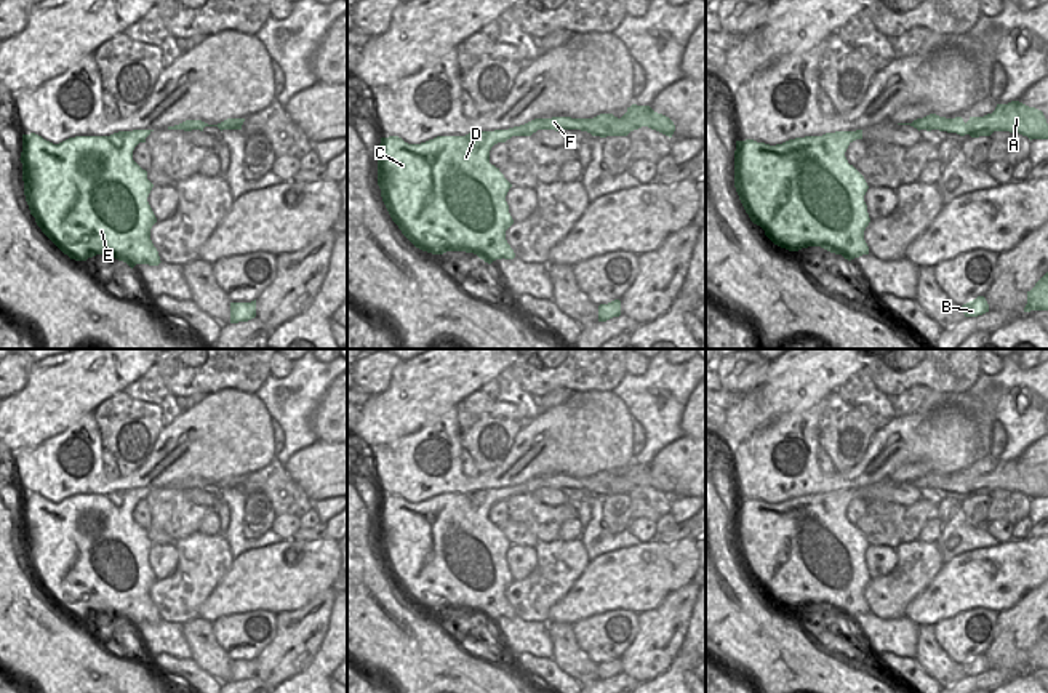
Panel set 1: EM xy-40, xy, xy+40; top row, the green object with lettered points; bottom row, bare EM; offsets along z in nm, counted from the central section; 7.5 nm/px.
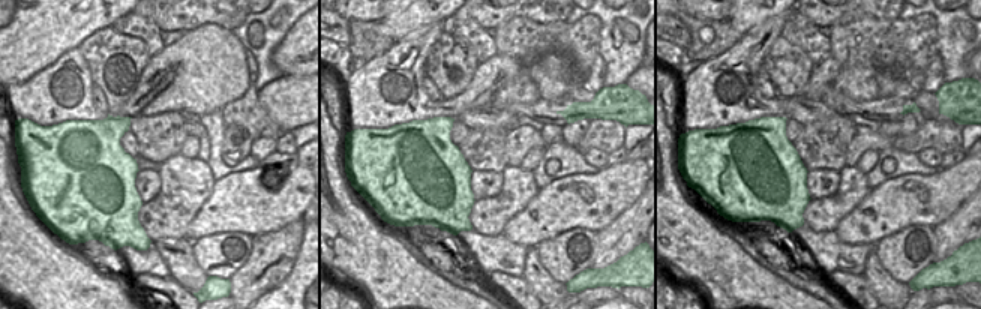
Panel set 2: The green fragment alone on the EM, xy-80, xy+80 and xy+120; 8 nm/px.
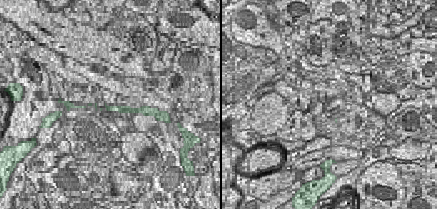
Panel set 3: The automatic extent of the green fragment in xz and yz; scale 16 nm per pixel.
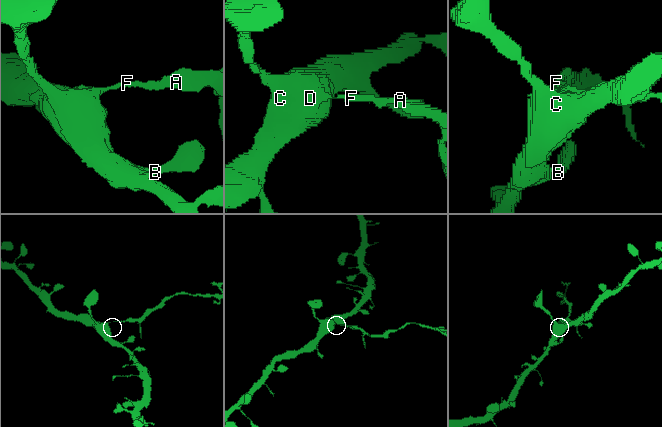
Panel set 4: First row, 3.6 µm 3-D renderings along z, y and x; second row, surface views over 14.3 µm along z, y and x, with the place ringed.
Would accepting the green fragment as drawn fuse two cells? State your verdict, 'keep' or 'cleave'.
cleave

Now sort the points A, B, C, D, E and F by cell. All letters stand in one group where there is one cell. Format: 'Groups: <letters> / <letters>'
Groups: A F / B C D E.

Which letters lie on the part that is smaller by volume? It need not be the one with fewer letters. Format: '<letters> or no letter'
A, F.

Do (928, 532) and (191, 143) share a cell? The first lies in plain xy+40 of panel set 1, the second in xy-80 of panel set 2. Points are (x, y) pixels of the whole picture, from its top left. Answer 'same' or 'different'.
same

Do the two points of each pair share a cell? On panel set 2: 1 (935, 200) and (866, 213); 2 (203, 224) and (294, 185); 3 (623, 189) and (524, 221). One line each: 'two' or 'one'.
1: one
2: one
3: one

